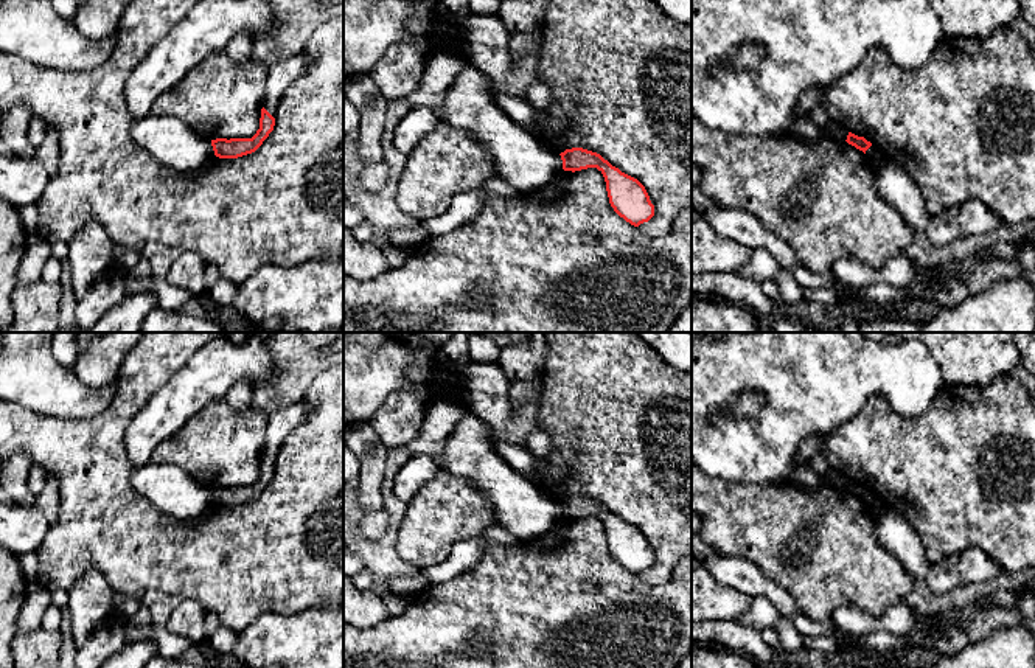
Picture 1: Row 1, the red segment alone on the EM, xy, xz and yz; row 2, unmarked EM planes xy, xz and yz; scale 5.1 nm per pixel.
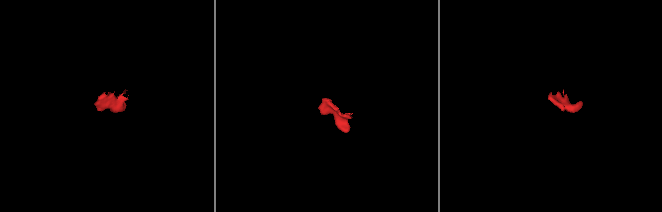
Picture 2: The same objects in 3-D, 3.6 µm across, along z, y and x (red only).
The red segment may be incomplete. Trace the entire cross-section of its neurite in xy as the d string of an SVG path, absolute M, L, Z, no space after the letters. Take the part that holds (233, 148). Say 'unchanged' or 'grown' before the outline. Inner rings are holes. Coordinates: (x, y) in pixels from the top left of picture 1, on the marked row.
grown | M295 54L283 57L269 67L266 99L261 109L260 129L252 138L216 138L211 140L214 155L219 158L238 158L255 152L263 141L269 137L275 126L275 112L294 81L306 68L305 56Z

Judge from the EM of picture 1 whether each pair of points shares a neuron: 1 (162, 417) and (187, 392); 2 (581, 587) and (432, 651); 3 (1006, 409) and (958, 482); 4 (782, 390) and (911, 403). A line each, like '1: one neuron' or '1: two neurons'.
1: one neuron
2: one neuron
3: one neuron
4: one neuron

